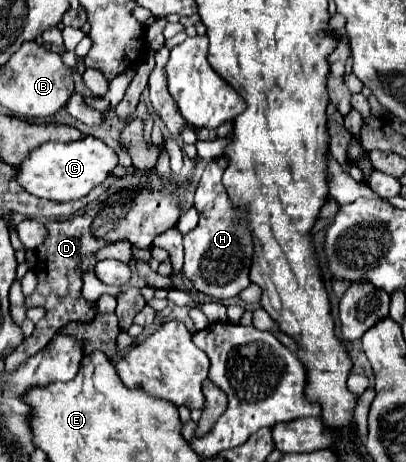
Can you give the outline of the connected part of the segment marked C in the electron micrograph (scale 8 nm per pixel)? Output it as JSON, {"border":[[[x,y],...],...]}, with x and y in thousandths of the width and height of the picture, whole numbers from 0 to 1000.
{"border":[[[214,294],[190,307],[170,312],[140,312],[116,307],[91,316],[91,325],[76,325],[42,359],[42,398],[67,411],[71,420],[91,429],[116,429],[135,437],[175,437],[190,429],[214,424],[234,403],[244,403],[268,372],[288,359],[288,333],[278,320],[268,320],[254,303]]]}

